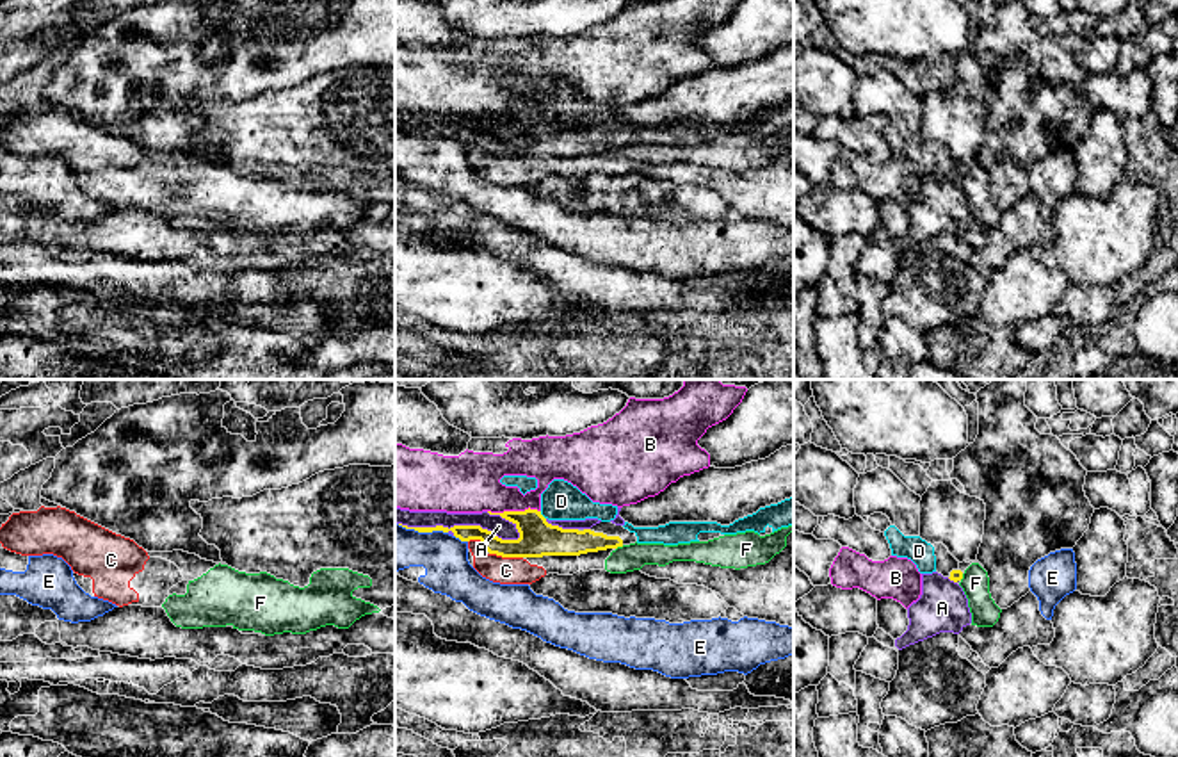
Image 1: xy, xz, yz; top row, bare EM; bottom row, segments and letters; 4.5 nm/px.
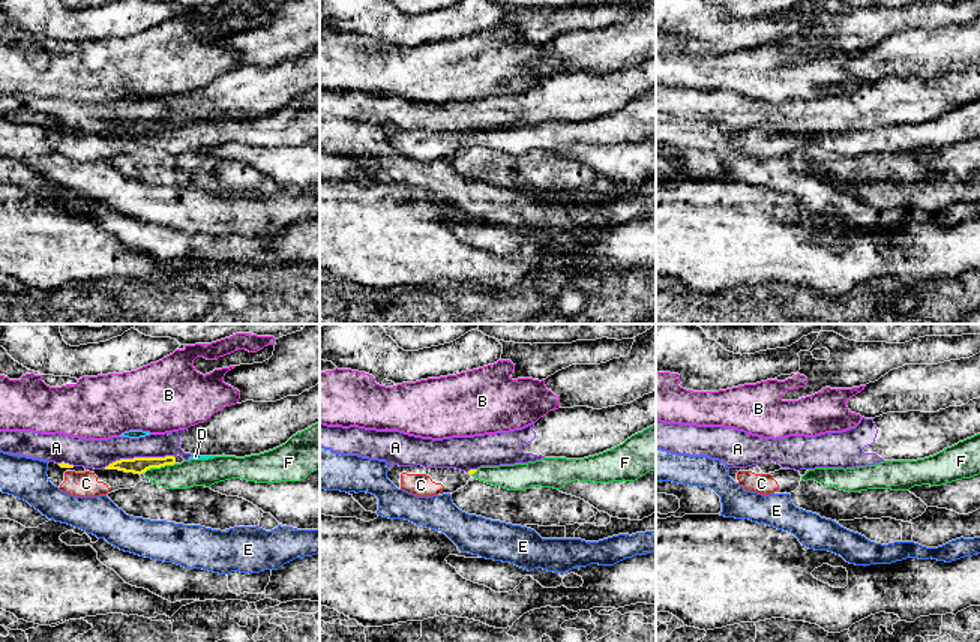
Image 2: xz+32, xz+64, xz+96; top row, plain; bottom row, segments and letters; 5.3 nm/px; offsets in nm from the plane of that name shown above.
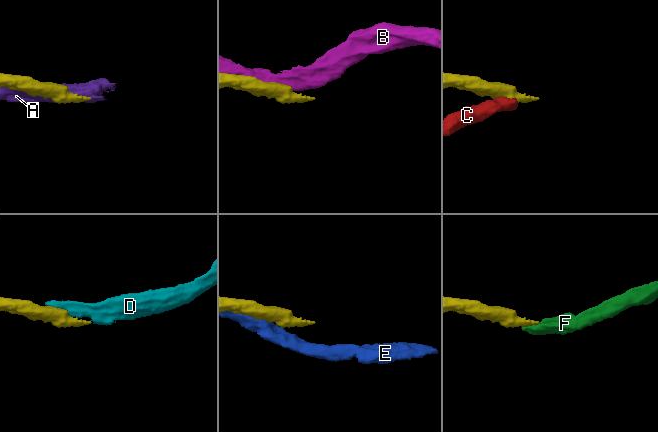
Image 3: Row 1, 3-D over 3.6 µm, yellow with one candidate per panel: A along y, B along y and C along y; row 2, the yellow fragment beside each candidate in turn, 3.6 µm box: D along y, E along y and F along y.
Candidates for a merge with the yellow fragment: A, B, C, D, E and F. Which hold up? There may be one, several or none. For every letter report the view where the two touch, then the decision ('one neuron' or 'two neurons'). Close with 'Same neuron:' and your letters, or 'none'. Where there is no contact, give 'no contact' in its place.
A: xz | two neurons
B: xz | two neurons
C: xz | two neurons
D: xz | one neuron
E: xz | two neurons
F: xz | two neurons
Same neuron: D

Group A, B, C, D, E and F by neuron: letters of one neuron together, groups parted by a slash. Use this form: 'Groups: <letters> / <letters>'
Groups: A / B / C F / D / E

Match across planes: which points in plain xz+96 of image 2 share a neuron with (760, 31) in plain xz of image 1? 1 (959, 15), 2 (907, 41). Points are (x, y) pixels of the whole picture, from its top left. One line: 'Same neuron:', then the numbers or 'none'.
Same neuron: 2

